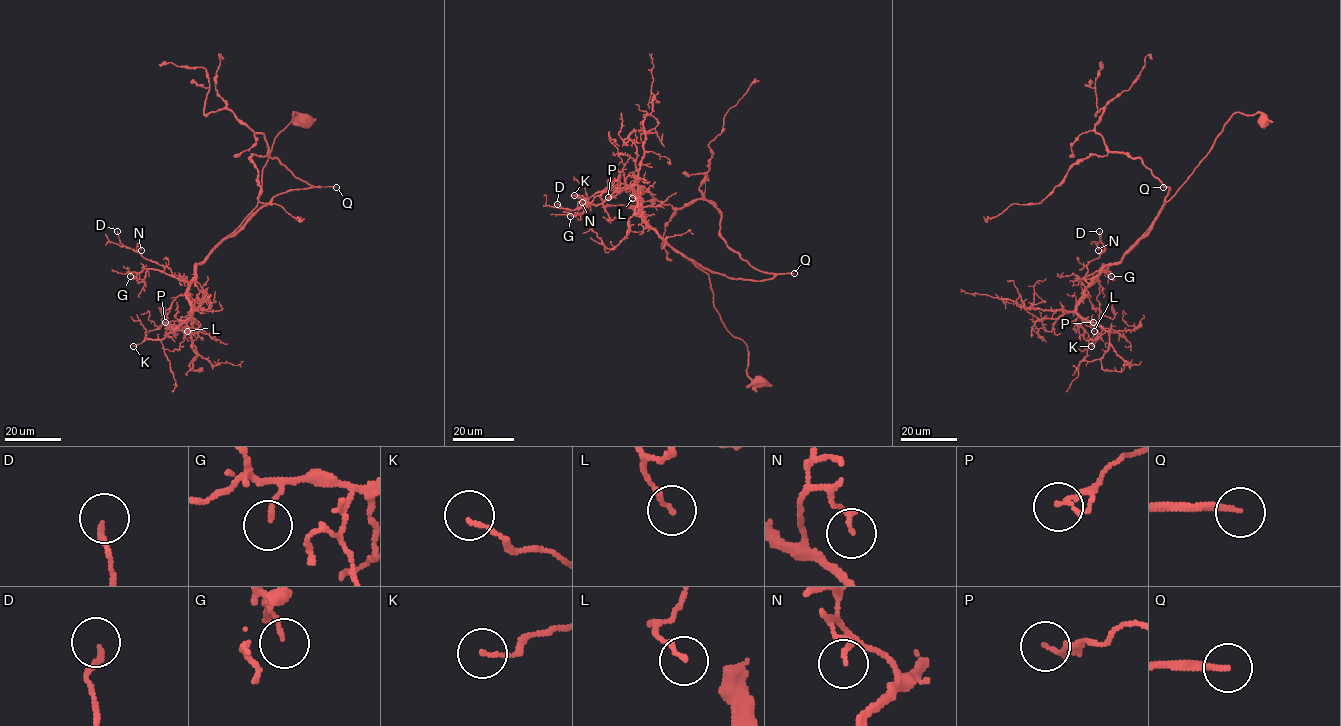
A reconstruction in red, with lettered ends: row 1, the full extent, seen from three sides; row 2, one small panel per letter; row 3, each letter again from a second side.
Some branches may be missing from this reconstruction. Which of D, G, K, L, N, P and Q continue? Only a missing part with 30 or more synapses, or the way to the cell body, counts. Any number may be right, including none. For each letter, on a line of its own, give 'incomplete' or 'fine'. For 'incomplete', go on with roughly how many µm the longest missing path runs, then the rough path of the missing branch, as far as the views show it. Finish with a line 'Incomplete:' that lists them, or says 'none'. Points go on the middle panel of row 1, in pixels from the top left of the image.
D: fine
G: fine
K: fine
L: fine
N: fine
P: fine
Q: incomplete; about 250 µm are missing
Incomplete: Q

